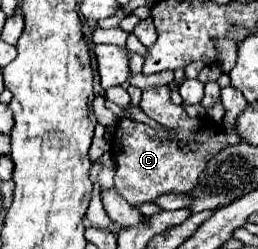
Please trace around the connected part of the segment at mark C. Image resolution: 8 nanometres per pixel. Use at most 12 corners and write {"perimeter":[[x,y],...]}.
{"perimeter":[[169,86],[143,90],[163,128],[121,118],[115,190],[153,202],[197,184],[205,164],[239,144],[175,106]]}

